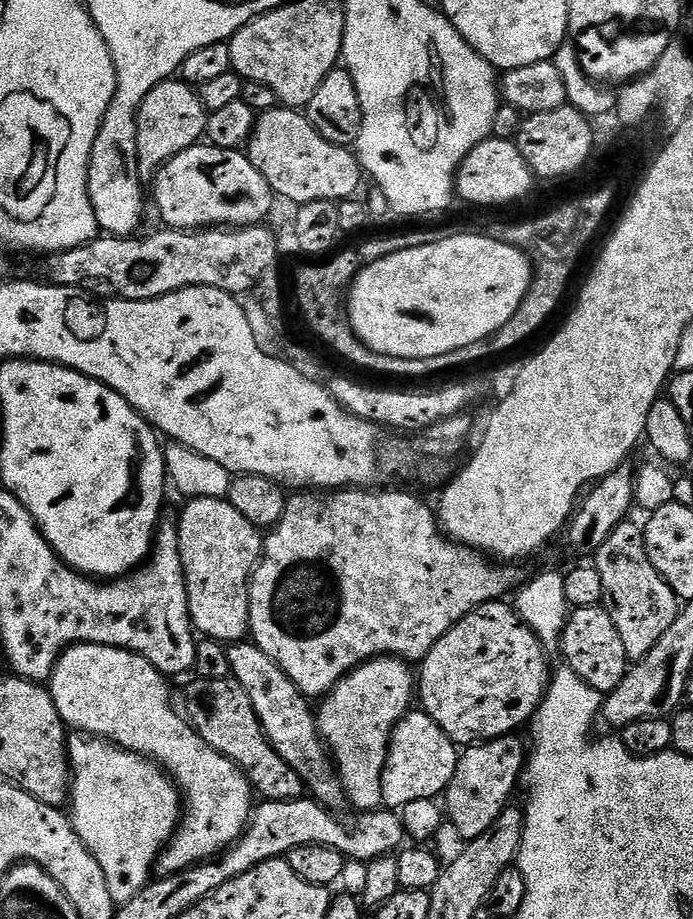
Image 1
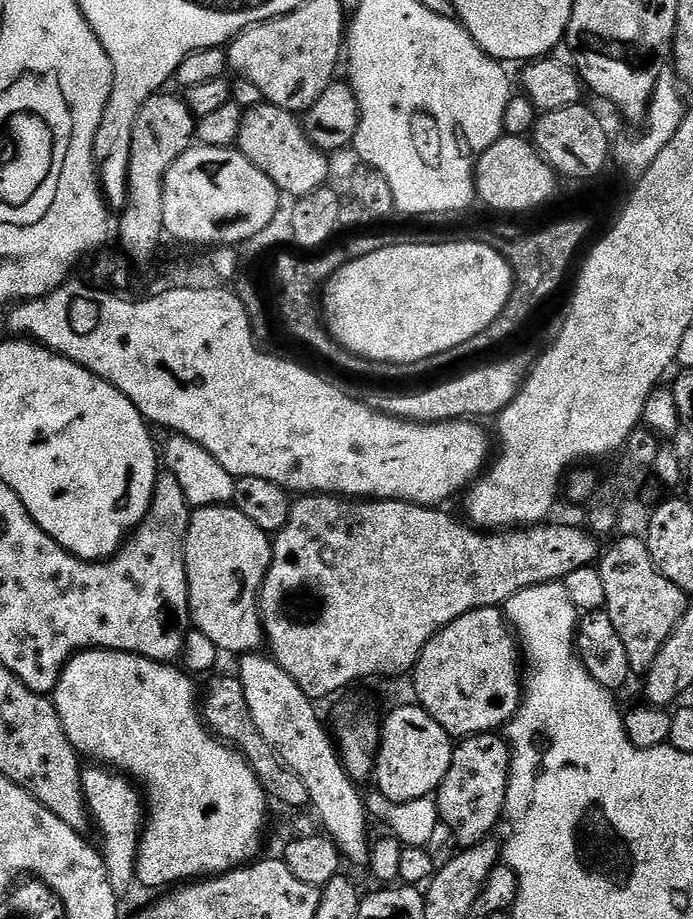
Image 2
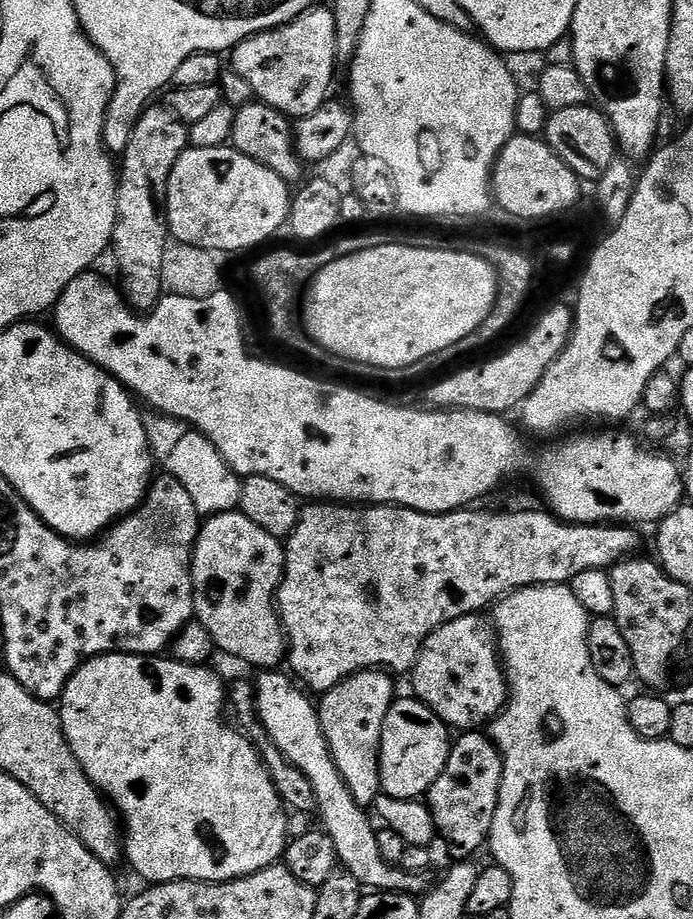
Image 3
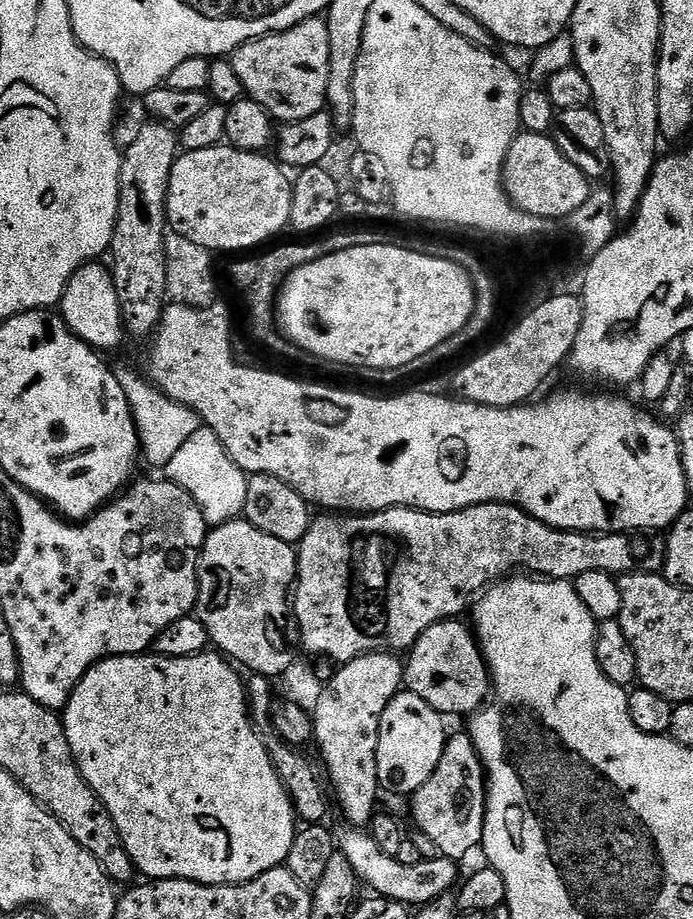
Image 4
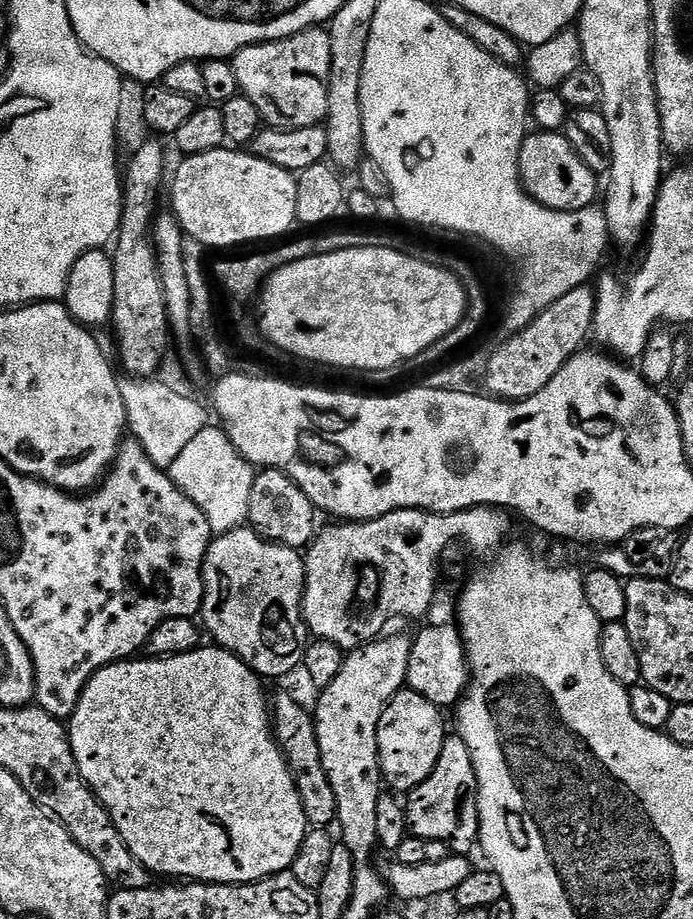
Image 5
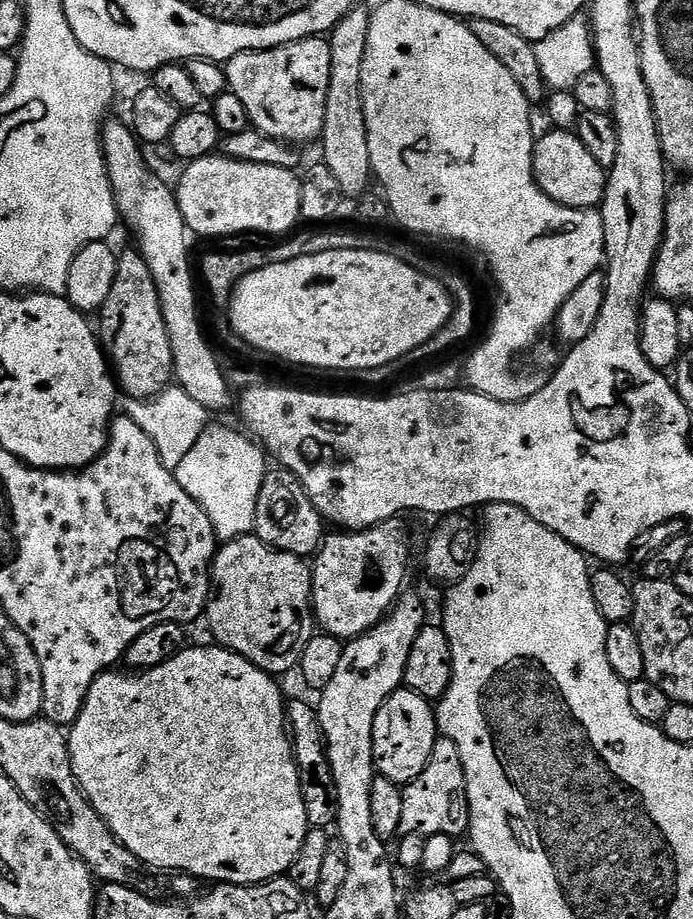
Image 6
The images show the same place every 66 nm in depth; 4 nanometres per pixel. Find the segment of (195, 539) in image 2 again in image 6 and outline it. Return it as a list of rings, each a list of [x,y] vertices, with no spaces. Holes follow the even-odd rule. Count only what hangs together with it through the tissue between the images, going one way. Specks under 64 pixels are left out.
[[[254,534],[239,536],[236,540],[221,543],[216,550],[216,556],[212,559],[212,574],[210,577],[210,587],[208,589],[208,607],[206,609],[206,621],[208,628],[212,631],[212,636],[217,645],[221,648],[229,648],[242,658],[254,662],[264,672],[270,672],[273,676],[280,678],[284,672],[299,665],[300,655],[303,648],[310,642],[314,635],[314,613],[312,610],[312,569],[309,561],[302,556],[295,556],[289,552],[280,552],[276,548],[271,548],[262,543]]]

